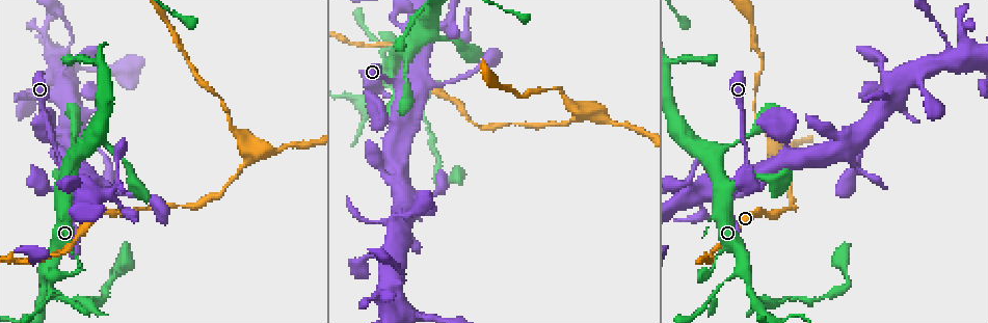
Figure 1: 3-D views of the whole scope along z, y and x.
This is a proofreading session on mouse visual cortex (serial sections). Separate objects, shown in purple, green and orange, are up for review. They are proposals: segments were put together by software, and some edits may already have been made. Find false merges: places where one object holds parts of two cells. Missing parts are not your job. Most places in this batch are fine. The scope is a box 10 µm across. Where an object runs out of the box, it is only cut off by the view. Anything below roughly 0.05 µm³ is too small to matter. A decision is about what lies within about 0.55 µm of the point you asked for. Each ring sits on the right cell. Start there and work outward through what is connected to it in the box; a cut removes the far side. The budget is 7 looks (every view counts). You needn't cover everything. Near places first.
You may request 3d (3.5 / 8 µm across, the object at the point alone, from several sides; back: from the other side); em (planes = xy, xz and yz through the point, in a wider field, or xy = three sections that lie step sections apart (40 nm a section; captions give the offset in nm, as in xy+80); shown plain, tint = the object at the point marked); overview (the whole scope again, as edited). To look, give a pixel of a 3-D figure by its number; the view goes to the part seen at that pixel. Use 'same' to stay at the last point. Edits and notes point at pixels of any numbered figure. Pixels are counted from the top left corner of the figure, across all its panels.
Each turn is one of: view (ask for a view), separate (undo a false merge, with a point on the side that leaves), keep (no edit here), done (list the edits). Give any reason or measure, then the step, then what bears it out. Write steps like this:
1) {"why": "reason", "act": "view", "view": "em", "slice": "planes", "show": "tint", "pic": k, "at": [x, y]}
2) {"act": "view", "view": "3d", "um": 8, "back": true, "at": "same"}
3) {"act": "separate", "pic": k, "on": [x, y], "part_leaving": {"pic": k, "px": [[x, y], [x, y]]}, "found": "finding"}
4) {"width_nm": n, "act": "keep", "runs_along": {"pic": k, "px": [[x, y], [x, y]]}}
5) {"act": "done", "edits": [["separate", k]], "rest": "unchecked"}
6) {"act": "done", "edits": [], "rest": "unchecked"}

{"why": "a narrow waist", "act": "view", "view": "3d", "um": 3.5, "pic": 1, "at": [45, 296]}

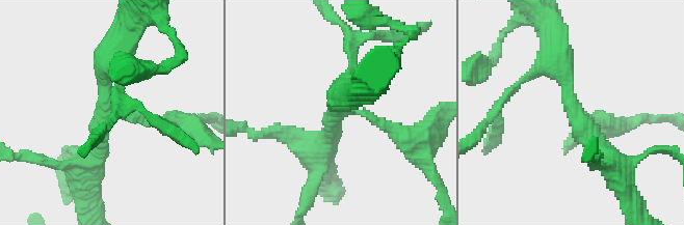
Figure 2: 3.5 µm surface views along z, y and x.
{"arms": 3, "arm_widths_nm": [200, 300, 450], "act": "view", "view": "em", "slice": "xy", "step": 2, "show": "tint", "pic": 2, "at": [574, 105]}

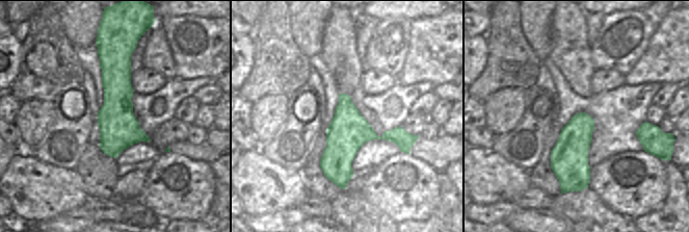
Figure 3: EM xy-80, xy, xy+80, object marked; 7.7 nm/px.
{"act": "keep", "runs_along": {"pic": 3, "px": [[105, 49], [115, 62], [114, 154]]}, "found": "all the same cell"}

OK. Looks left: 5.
{"why": "sharp bend", "act": "view", "view": "3d", "um": 3.5, "pic": 1, "at": [249, 152]}

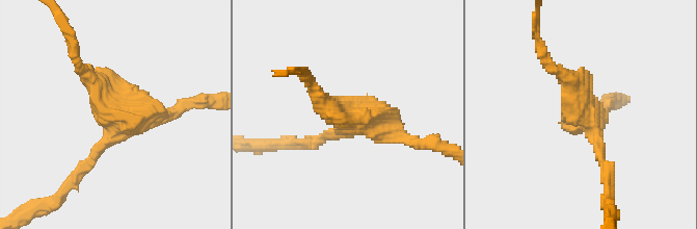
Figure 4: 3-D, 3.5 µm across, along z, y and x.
{"why": "shape alone is not enough", "act": "view", "view": "em", "slice": "xy", "step": 2, "show": "tint", "pic": 4, "at": [590, 118]}

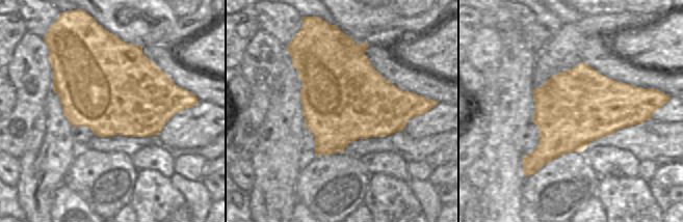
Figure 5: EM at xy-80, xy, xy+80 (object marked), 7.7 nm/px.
{"act": "keep", "runs_along": {"pic": 4, "px": [[608, 172], [581, 96], [557, 70]]}, "found": "one cell here"}

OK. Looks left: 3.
{"why": "sharp bend", "act": "view", "view": "3d", "um": 3.5, "pic": 1, "at": [398, 83]}

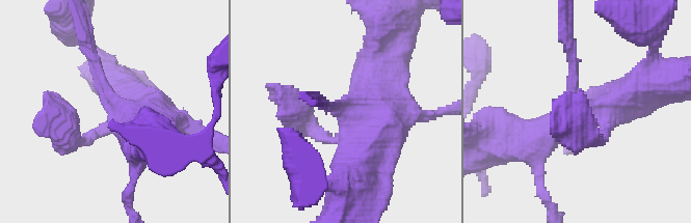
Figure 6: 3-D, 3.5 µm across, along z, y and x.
{"why": "shape alone is not enough", "act": "view", "view": "em", "slice": "planes", "show": "tint", "pic": 6, "at": [348, 113]}

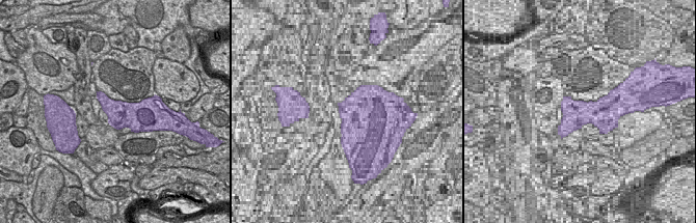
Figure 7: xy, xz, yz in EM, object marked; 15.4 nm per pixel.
{"act": "keep", "runs_along": {"pic": 6, "px": [[569, 45], [583, 109], [636, 92]]}, "found": "one cell here"}

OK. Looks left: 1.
{"act": "done", "edits": [], "rest": "unchecked"}

